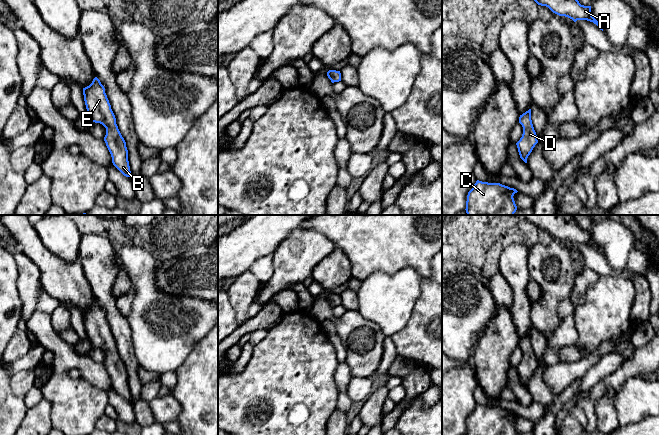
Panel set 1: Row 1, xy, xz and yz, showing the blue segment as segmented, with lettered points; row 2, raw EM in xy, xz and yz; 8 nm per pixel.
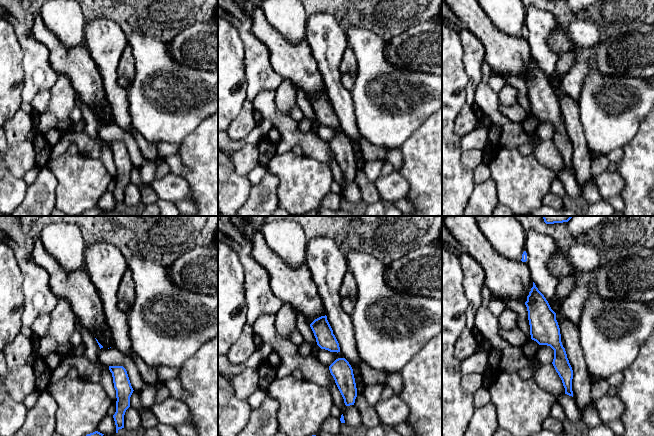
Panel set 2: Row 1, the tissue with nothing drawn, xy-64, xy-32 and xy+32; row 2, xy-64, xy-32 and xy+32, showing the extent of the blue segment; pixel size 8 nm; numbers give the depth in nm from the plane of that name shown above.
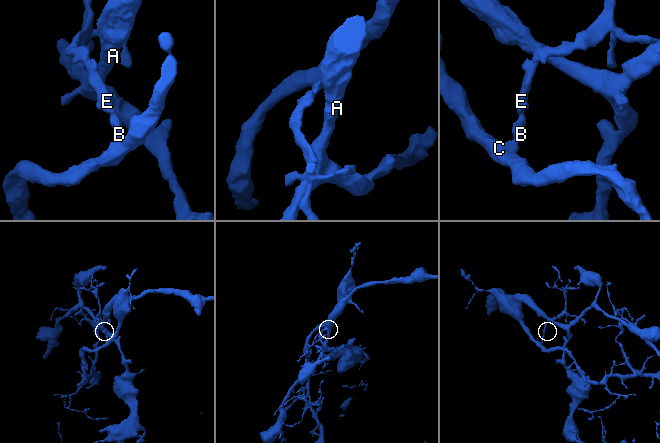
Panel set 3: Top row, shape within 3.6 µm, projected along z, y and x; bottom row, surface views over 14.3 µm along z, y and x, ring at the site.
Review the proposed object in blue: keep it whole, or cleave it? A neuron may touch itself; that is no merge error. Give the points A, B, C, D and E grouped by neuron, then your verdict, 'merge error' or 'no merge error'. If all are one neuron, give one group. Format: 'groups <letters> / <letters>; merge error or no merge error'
groups A B C D E; no merge error

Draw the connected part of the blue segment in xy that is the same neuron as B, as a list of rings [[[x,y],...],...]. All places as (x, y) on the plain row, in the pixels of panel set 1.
[[[95,301],[92,307],[83,312],[84,325],[92,346],[106,352],[104,365],[111,378],[113,389],[126,401],[130,401],[128,374],[116,348],[115,339],[100,304]]]

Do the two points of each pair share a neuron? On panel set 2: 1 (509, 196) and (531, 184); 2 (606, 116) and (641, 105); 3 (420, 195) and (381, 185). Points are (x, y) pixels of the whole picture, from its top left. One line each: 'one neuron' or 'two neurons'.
1: one neuron
2: one neuron
3: two neurons

